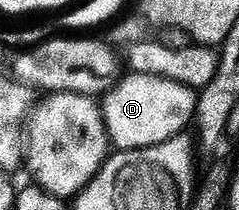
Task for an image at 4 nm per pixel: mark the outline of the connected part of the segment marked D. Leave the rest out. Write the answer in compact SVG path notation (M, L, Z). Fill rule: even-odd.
M132 73L123 79L117 80L116 84L108 90L102 101L104 111L104 126L108 129L109 142L117 150L127 151L130 149L145 149L166 143L172 137L181 136L184 129L193 124L196 116L197 94L184 85L179 85L166 79L158 79L150 75L138 75Z

